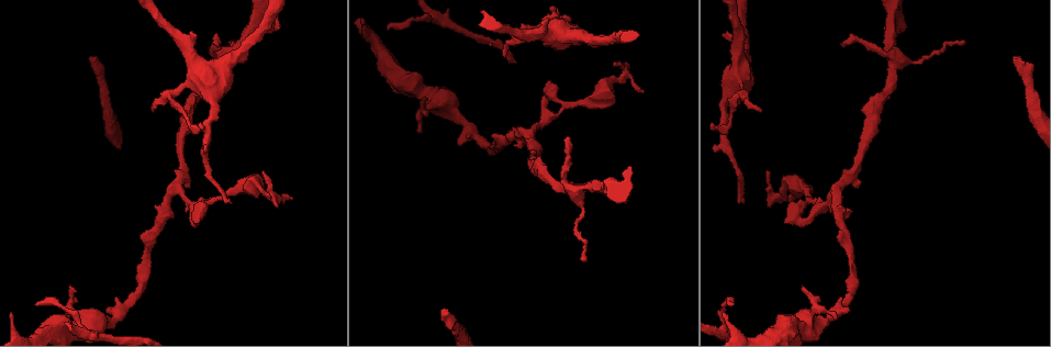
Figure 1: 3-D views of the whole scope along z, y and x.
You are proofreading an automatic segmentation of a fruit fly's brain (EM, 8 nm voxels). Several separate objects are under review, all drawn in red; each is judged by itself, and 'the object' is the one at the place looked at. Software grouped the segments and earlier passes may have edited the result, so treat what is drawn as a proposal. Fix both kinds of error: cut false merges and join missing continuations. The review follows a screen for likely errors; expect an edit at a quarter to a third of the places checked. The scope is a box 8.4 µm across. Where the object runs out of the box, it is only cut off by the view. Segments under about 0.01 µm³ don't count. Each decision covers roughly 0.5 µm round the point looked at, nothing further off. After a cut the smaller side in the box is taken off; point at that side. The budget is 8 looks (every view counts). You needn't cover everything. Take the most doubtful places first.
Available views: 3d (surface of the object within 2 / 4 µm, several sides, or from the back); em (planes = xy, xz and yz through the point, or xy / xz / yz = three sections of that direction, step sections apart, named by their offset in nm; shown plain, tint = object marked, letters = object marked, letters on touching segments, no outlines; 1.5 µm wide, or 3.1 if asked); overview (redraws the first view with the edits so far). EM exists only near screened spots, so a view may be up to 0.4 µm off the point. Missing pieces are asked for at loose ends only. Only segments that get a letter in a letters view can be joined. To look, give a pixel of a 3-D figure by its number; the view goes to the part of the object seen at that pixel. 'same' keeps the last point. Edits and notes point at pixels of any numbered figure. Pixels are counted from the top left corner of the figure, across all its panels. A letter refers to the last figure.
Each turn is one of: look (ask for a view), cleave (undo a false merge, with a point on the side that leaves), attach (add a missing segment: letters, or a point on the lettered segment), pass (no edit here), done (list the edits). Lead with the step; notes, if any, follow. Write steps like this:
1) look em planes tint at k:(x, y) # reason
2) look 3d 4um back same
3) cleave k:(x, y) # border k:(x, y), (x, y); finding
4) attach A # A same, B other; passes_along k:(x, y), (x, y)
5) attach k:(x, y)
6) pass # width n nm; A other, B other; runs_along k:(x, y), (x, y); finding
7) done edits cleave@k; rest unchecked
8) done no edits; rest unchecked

look 3d 2um back at 1:(1014, 57) # branch stops here

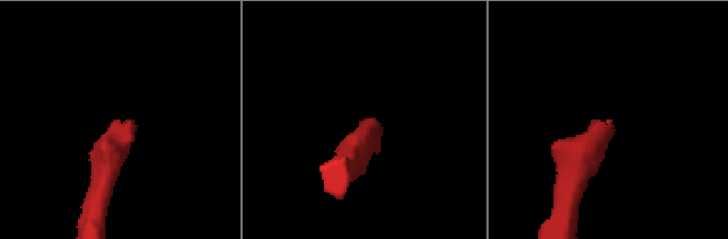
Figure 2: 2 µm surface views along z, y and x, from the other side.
look em planes letters at 2:(366, 121)

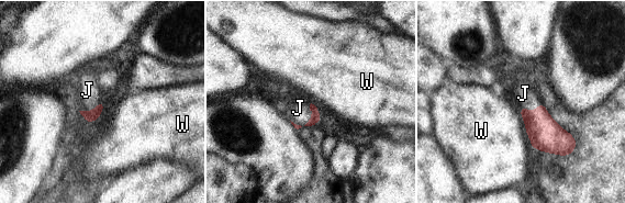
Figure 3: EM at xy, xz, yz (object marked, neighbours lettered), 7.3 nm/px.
attach J # J same, W other; the neuron continues

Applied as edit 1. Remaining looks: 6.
look overview # redraw

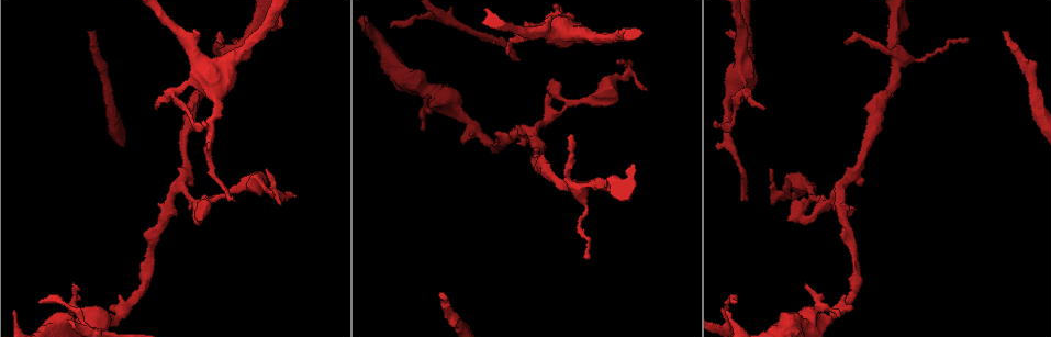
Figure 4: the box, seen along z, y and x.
look em planes letters at 4:(236, 37) # tapers out

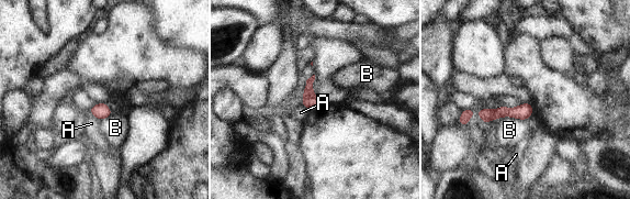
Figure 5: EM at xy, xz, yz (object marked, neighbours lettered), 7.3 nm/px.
pass # longest_contact B 200 nm; A other, B other; runs_along 5:(529, 109), (522, 112), (481, 113); none of them fits

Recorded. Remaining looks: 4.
done edits attach@3; rest unchecked

